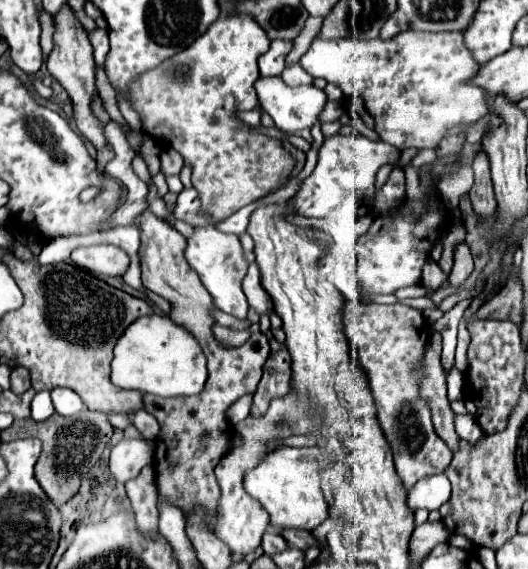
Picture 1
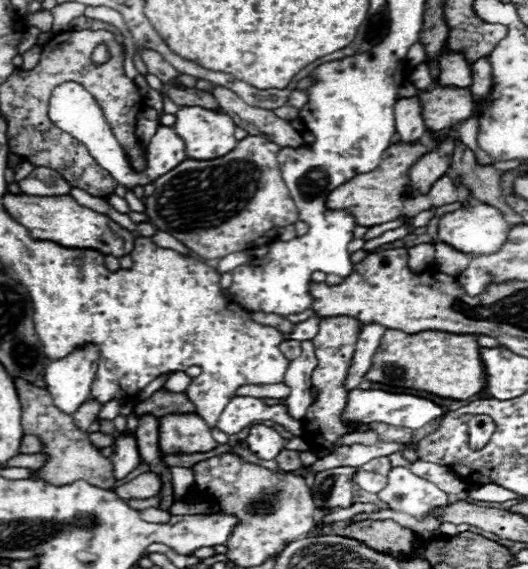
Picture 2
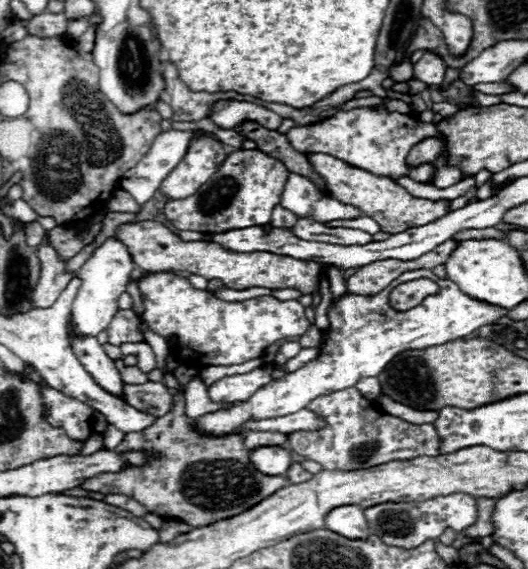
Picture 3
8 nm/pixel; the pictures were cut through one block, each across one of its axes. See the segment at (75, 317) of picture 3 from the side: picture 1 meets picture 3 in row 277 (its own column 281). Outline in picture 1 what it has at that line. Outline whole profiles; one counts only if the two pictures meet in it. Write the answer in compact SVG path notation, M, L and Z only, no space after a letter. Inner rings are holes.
M258 78L254 84L256 92L258 92L258 102L260 106L270 114L270 118L274 120L276 128L280 128L282 132L288 134L296 134L304 128L312 128L316 122L320 122L320 116L324 112L324 104L326 104L326 94L324 90L318 90L316 86L288 86L284 84L284 80L278 78Z

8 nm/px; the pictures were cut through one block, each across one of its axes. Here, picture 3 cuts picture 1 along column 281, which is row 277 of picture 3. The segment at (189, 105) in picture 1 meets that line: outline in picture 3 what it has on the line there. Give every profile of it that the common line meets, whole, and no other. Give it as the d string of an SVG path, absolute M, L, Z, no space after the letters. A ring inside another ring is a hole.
M157 272L142 276L138 280L138 288L142 294L142 304L144 304L144 312L138 318L134 314L134 310L118 310L116 318L110 322L108 326L108 342L110 344L124 344L124 342L144 342L144 334L140 332L140 324L146 322L148 328L156 334L160 334L162 338L170 338L172 334L178 334L178 347L180 350L192 350L195 354L189 354L188 358L182 358L181 354L176 356L180 361L185 359L193 359L199 361L204 366L232 366L232 364L244 364L248 360L260 358L262 352L278 342L278 340L286 340L286 338L298 338L302 334L306 334L306 330L310 328L310 322L304 316L304 306L298 300L276 300L274 296L260 296L260 298L252 298L252 300L244 300L244 302L224 302L220 298L216 298L214 294L210 294L208 290L198 290L194 288L188 278L176 276L173 272Z

